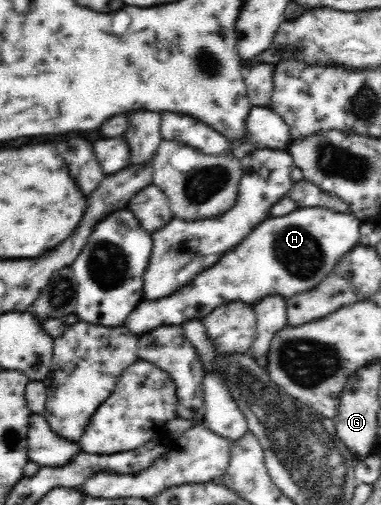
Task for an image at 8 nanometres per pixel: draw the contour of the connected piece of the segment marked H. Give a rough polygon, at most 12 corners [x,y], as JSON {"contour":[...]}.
{"contour":[[317,205],[267,218],[179,291],[142,301],[140,335],[232,301],[313,289],[361,222]]}

